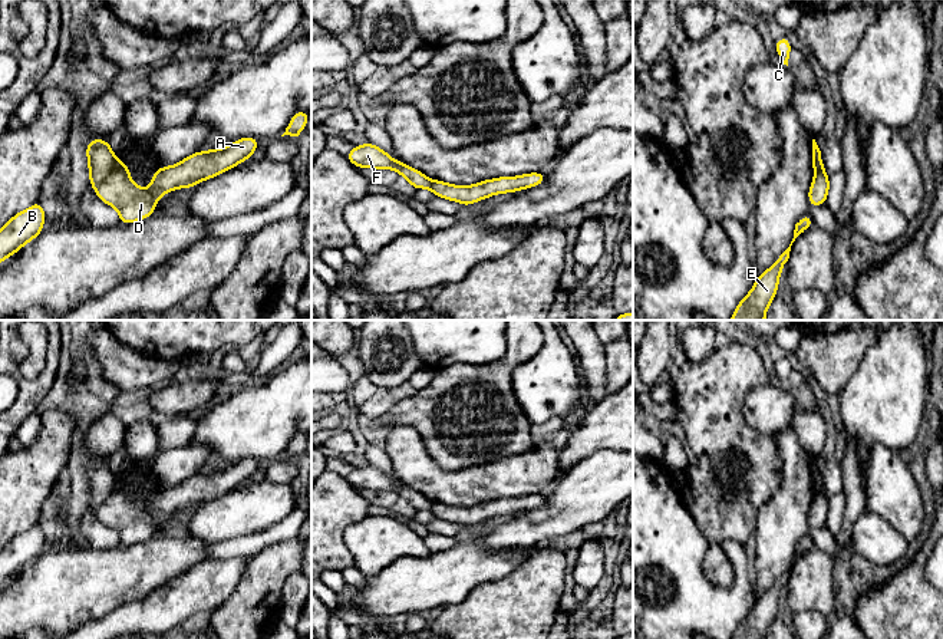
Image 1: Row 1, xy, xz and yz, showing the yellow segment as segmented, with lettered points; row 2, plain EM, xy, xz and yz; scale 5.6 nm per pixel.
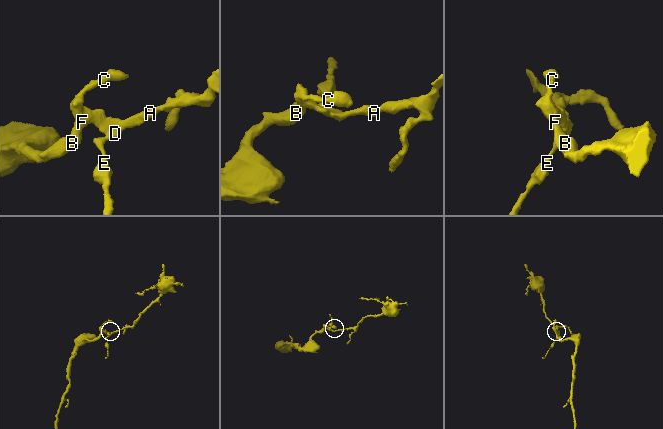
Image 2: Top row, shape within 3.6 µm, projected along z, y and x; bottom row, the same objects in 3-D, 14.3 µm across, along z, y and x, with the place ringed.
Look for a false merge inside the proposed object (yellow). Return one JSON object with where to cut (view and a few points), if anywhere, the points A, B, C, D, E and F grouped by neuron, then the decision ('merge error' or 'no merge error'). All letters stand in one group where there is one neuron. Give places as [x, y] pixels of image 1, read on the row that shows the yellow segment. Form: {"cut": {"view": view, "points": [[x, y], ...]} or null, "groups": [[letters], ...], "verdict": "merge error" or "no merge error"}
{"cut": {"view": "xy", "points": [[116, 158], [112, 170], [95, 187]]}, "groups": [["A", "D", "E"], ["B", "C", "F"]], "verdict": "merge error"}

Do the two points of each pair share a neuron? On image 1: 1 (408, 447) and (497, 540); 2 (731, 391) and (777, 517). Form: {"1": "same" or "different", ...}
{"1": "different", "2": "different"}

